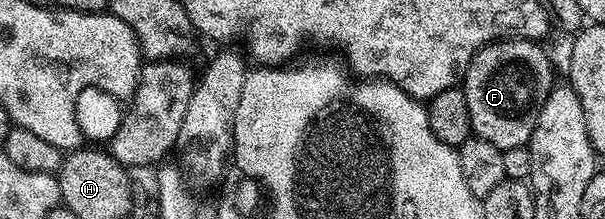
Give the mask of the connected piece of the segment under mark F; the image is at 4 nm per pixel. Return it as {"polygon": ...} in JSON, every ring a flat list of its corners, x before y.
{"polygon":[[524,38,491,42,474,53,466,69,464,89,472,131,502,151,529,143,536,120,540,120,540,108,556,84,554,66,542,46]]}

